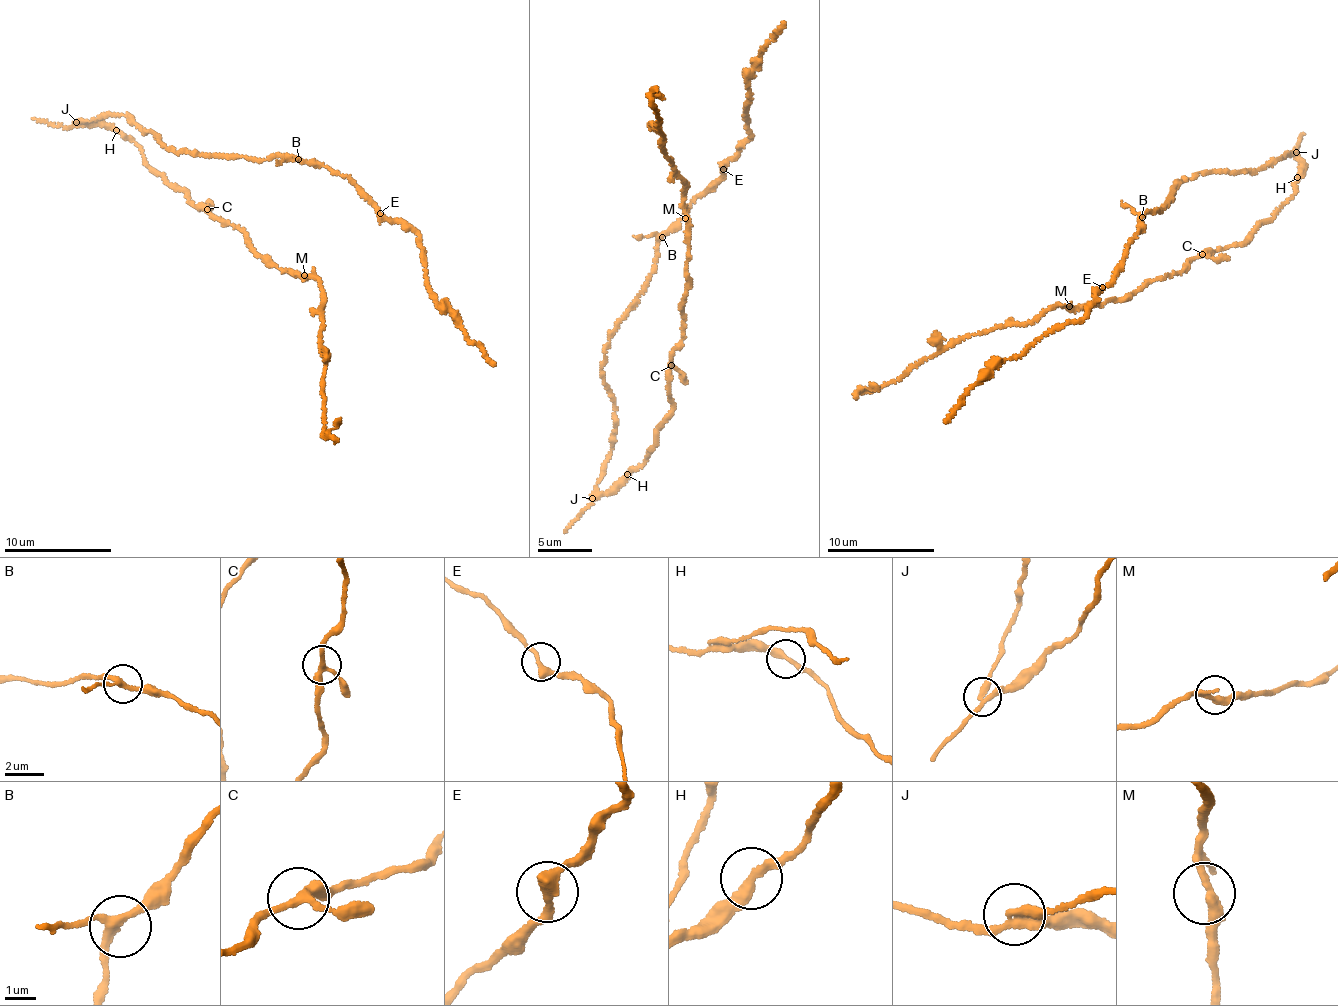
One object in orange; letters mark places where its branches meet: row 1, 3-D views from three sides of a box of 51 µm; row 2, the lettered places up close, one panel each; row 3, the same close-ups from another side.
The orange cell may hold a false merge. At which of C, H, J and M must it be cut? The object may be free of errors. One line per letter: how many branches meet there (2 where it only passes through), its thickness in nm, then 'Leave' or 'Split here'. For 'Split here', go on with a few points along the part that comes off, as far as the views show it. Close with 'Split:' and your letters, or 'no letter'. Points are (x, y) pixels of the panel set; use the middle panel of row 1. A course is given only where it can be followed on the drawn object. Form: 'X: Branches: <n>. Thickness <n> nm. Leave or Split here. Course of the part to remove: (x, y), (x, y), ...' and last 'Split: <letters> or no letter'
C: Branches: 3. Thickness 280 nm. Leave
H: Branches: 2. Thickness 320 nm. Leave
J: Branches: 3. Thickness 280 nm. Split here. Course of the part to remove: (592, 498), (616, 416), (601, 370), (604, 350), (653, 270), (657, 245), (750, 138), (748, 70), (785, 22)
M: Branches: 2. Thickness 320 nm. Leave
Split: J

